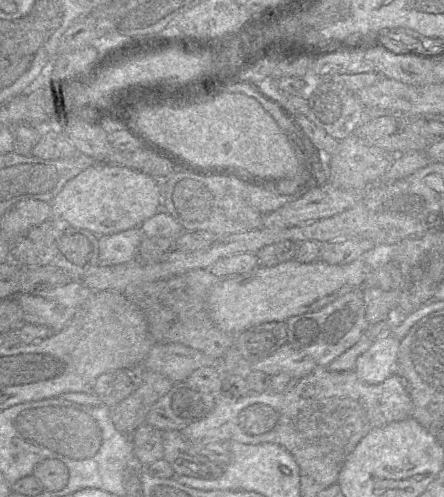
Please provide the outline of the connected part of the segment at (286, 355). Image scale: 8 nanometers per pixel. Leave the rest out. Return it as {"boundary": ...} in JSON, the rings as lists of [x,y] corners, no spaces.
{"boundary":[[[287,343],[271,356],[250,363],[248,369],[263,371],[271,376],[283,372],[296,379],[301,379],[309,375],[317,366],[310,356],[304,355]]]}

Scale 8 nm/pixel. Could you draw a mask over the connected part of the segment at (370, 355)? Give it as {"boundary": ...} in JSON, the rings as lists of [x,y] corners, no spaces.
{"boundary":[[[391,334],[373,341],[370,348],[361,354],[354,371],[364,383],[376,385],[397,373],[400,341]]]}

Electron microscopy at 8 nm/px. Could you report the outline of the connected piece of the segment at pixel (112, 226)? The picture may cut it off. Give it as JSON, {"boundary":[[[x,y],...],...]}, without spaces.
{"boundary":[[[96,163],[69,180],[49,203],[52,208],[52,219],[68,222],[74,227],[87,229],[94,234],[116,234],[140,226],[162,210],[161,181],[124,166]]]}

